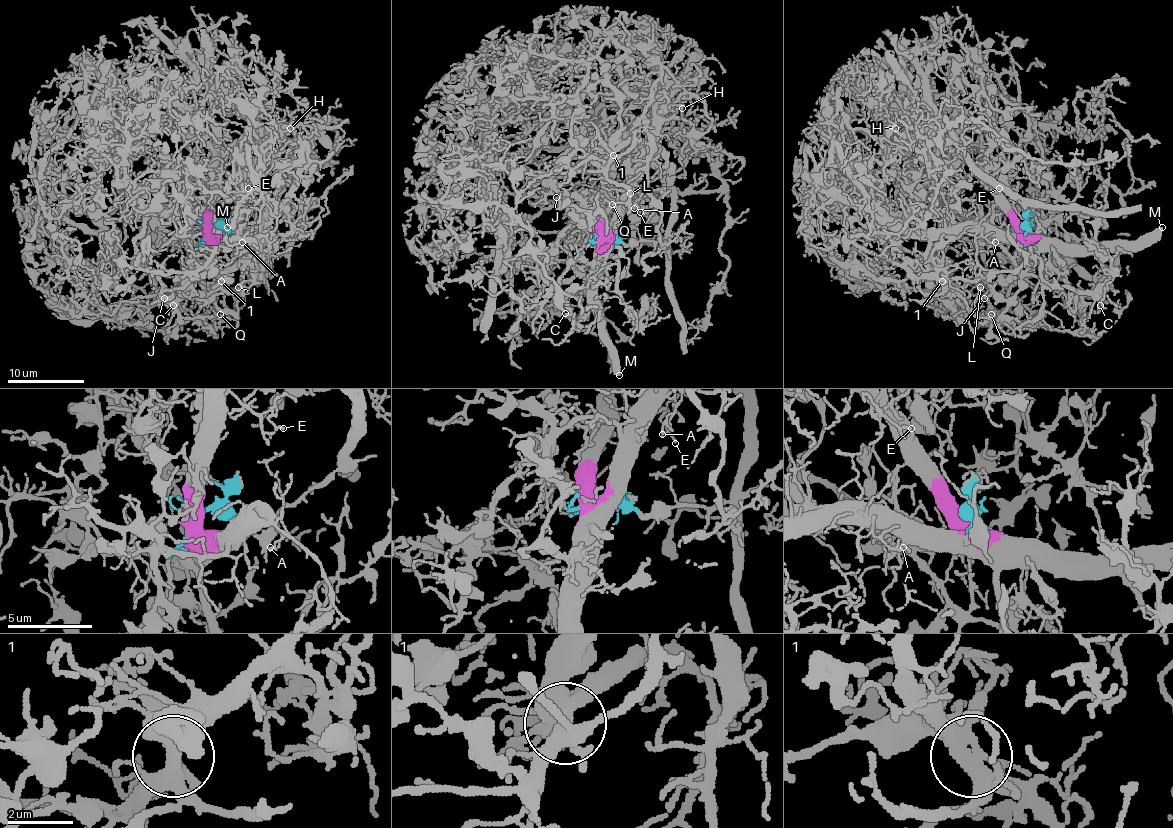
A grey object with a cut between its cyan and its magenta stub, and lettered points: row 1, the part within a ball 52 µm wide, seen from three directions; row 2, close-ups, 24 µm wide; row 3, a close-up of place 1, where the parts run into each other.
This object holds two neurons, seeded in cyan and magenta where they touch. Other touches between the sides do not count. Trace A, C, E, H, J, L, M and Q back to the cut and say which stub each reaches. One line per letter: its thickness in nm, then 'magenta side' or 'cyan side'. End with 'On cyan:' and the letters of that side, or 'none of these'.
A: 100 nm | magenta side
C: 140 nm | cyan side
E: 80 nm | magenta side
H: 110 nm | magenta side
J: 130 nm | cyan side
L: 200 nm | magenta side
M: 460 nm | magenta side
Q: 130 nm | magenta side
On cyan: C, J

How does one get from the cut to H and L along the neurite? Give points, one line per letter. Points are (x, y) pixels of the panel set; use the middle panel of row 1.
H: (600, 243), (600, 211), (615, 167), (661, 138), (671, 126), (673, 111), (682, 109)
L: (600, 243), (615, 207), (631, 188), (644, 144), (629, 140), (609, 159), (607, 178), (634, 190), (631, 194)

